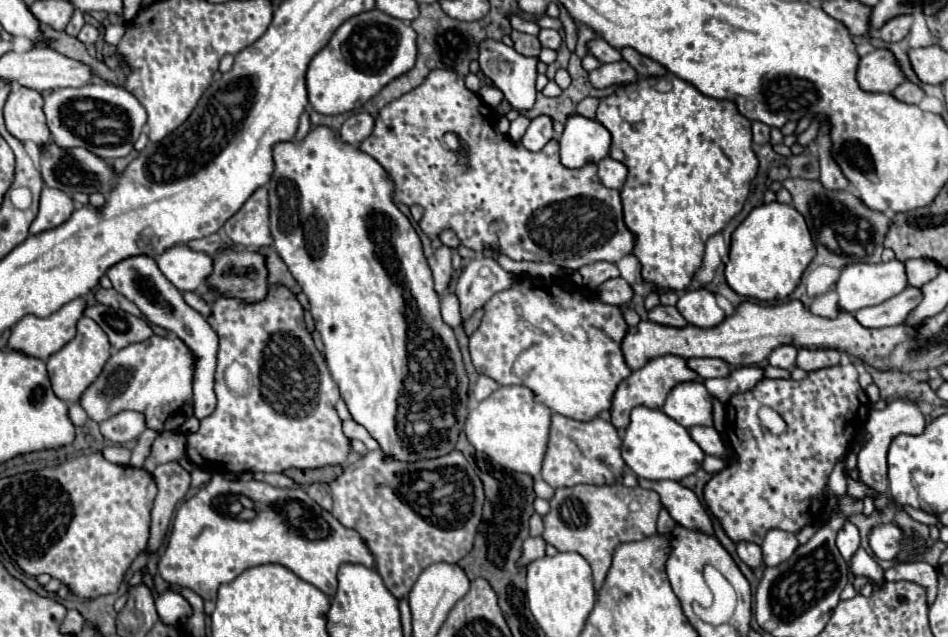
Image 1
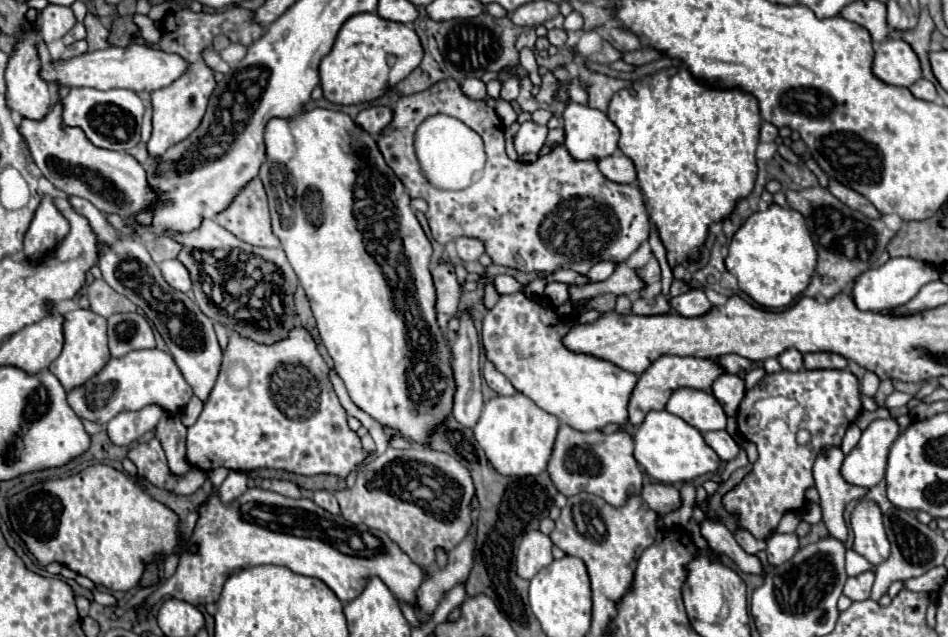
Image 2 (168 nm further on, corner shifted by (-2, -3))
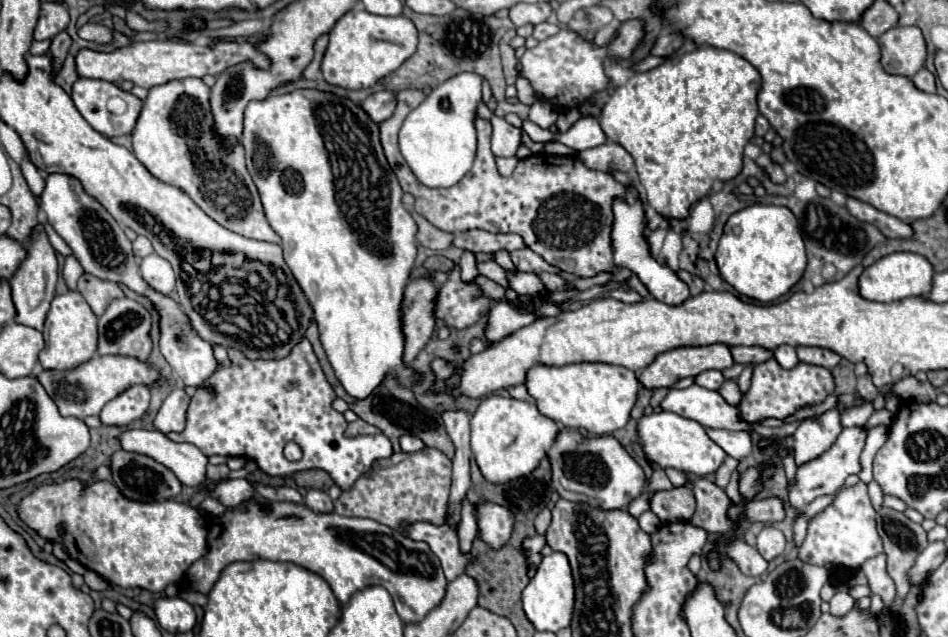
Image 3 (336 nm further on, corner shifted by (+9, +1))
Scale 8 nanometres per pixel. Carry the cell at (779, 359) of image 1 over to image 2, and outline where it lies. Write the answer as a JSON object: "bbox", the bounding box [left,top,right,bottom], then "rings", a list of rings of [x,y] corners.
{"bbox":[778,349,804,371],"rings":[[[786,349],[786,351],[778,357],[778,361],[780,361],[782,369],[786,369],[786,371],[800,371],[800,369],[804,367],[804,363],[802,363],[802,353],[796,351],[796,349]]]}

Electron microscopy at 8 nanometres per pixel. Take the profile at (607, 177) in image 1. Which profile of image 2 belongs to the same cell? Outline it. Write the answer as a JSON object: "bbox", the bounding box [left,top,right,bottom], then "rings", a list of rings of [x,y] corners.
{"bbox":[598,151,636,183],"rings":[[[616,151],[610,157],[604,157],[598,163],[598,169],[602,171],[602,175],[610,181],[616,183],[634,183],[636,181],[636,167],[634,163],[620,151]]]}

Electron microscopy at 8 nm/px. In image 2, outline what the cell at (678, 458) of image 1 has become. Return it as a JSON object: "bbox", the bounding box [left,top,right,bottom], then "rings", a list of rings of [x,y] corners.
{"bbox":[634,411,722,483],"rings":[[[650,411],[644,423],[636,429],[634,445],[634,457],[640,467],[660,483],[692,481],[700,475],[718,471],[718,467],[722,465],[722,459],[704,441],[702,433],[668,411]]]}

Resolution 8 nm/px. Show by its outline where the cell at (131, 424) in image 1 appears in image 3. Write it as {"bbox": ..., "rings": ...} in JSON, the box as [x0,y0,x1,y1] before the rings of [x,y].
{"bbox":[99,385,149,427],"rings":[[[133,385],[113,401],[109,401],[99,419],[103,425],[117,425],[127,427],[129,423],[143,417],[149,407],[149,389],[145,385]]]}

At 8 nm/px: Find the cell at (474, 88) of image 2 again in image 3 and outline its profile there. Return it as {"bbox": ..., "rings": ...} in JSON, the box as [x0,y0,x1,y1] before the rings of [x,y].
{"bbox":[399,73,481,187],"rings":[[[459,73],[439,87],[435,87],[425,101],[413,109],[401,131],[399,131],[399,151],[405,157],[407,165],[415,173],[415,177],[425,185],[425,187],[453,187],[463,179],[463,175],[471,169],[475,161],[475,147],[477,147],[477,135],[473,127],[473,117],[477,111],[477,103],[481,101],[481,77],[477,73]]]}

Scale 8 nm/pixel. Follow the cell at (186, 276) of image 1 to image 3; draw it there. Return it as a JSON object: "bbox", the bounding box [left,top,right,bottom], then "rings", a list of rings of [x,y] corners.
{"bbox":[141,255,175,295],"rings":[[[149,255],[141,259],[141,277],[159,293],[169,295],[175,289],[175,273],[169,265],[169,261],[165,261],[159,255]]]}

